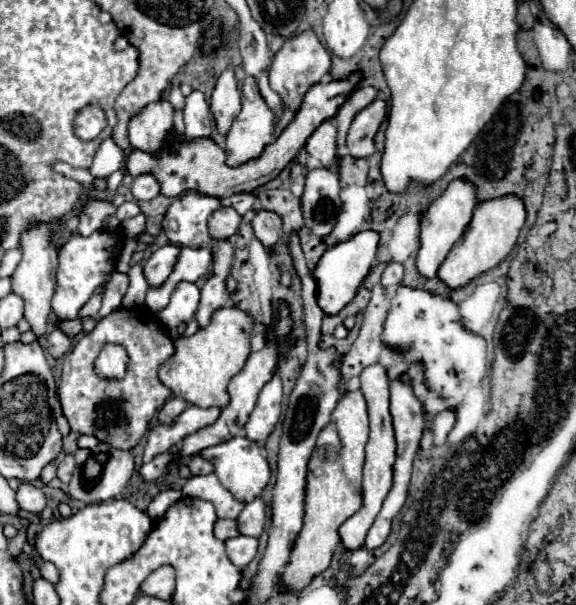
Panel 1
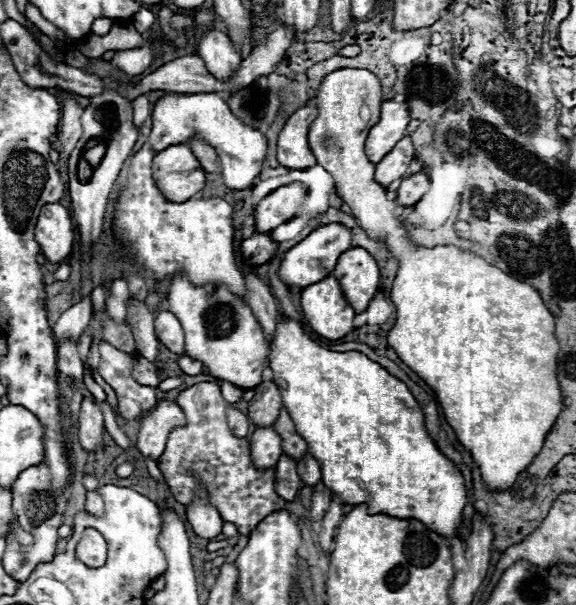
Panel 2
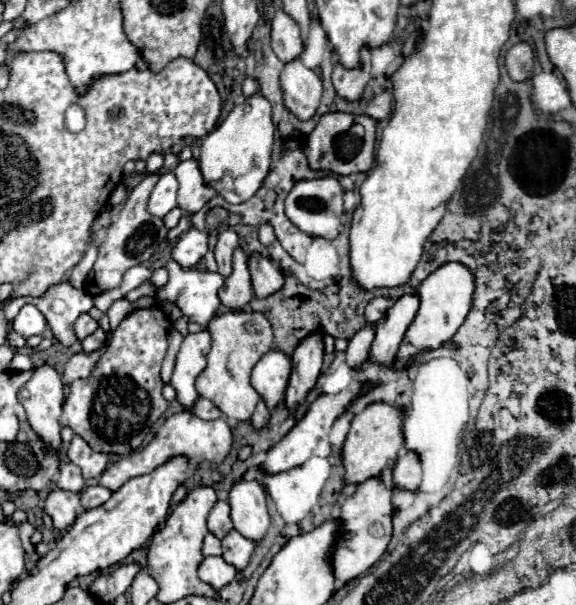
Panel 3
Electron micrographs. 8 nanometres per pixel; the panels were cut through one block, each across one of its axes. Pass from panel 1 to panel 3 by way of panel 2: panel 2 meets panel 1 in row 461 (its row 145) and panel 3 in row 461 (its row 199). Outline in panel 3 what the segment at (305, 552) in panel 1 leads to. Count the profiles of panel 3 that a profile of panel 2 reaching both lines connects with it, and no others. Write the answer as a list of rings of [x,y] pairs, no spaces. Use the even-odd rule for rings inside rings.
[[[374,402],[352,418],[352,428],[342,446],[342,466],[346,470],[344,484],[358,486],[360,482],[378,476],[388,460],[396,460],[402,446],[402,410],[384,402]]]

